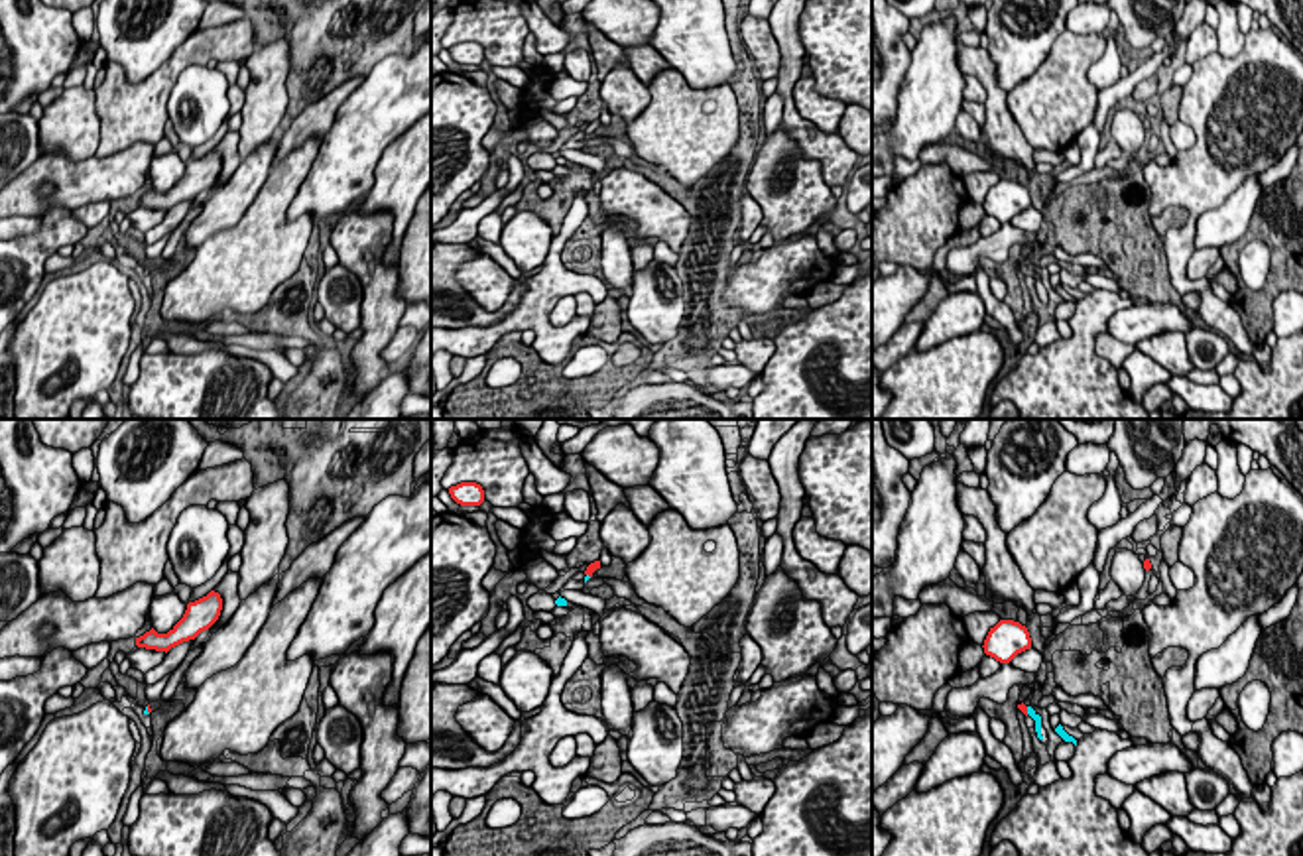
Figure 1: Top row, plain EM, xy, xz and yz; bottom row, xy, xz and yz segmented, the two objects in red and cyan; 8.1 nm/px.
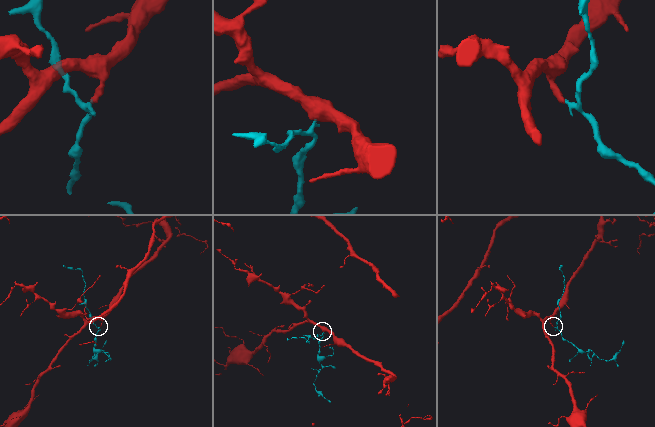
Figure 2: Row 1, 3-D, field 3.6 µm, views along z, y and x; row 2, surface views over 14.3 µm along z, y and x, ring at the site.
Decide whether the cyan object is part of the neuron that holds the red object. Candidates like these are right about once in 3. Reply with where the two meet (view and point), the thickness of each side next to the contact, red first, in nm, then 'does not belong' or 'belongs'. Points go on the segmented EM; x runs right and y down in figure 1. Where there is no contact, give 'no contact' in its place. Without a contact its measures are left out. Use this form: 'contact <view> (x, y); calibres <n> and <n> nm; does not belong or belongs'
contact yz (1026, 711); calibres 70 and 60 nm; belongs

